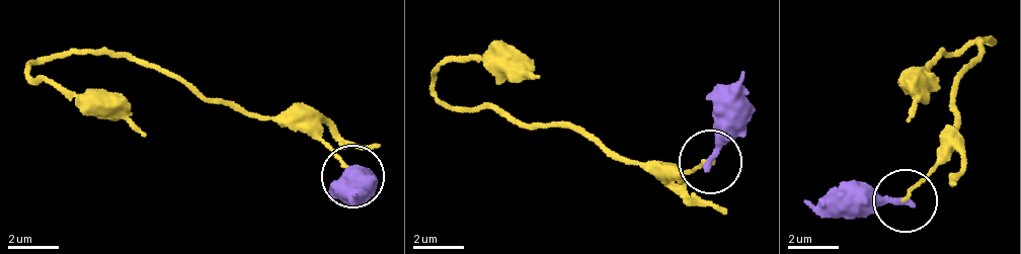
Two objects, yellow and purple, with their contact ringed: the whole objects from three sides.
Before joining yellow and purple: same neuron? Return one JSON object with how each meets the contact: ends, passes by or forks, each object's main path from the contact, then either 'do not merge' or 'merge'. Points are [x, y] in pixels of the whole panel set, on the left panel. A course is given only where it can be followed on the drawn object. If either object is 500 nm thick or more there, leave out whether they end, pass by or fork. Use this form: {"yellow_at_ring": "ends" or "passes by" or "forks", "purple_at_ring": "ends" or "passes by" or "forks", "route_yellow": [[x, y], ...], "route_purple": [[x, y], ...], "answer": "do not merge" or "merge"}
{"yellow_at_ring": "ends", "purple_at_ring": "ends", "route_yellow": [[354, 178], [306, 134], [190, 94], [133, 58], [63, 50], [26, 67], [44, 84], [109, 95], [147, 134]], "route_purple": [[354, 178], [338, 190], [351, 197]], "answer": "do not merge"}

